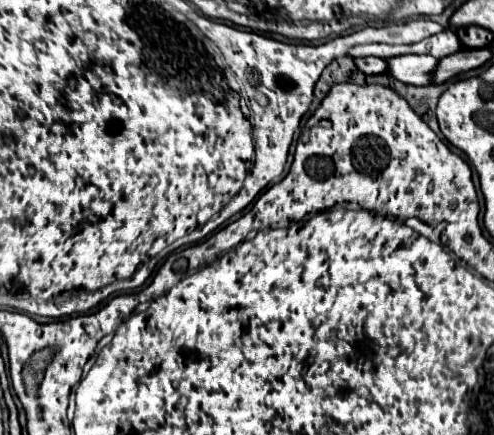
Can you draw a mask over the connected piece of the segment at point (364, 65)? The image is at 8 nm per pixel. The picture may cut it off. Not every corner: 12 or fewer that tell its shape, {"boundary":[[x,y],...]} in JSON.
{"boundary":[[379,57],[353,59],[355,67],[365,75],[387,71],[385,59]]}

